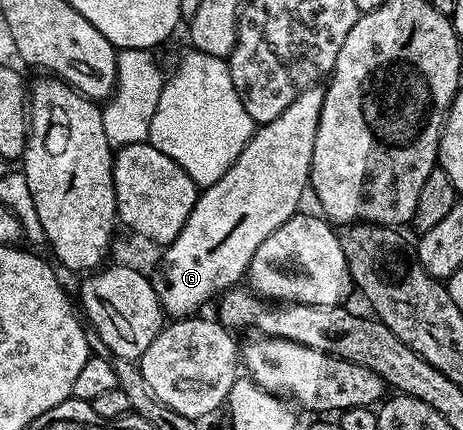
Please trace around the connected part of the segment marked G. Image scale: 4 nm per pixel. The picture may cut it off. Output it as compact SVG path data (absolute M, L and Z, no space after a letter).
M313 86L302 90L278 118L269 124L259 125L253 131L250 142L244 145L242 154L214 182L209 188L203 189L197 195L194 210L190 210L190 218L182 226L178 238L163 249L164 257L156 268L156 273L151 273L150 279L154 286L154 294L158 294L158 302L169 317L191 317L199 313L200 307L208 299L219 297L230 288L237 287L245 279L250 262L254 258L254 250L282 226L289 218L301 211L300 199L310 188L312 179L312 159L314 158L314 142L318 134L318 122L322 118L324 105L324 88Z

